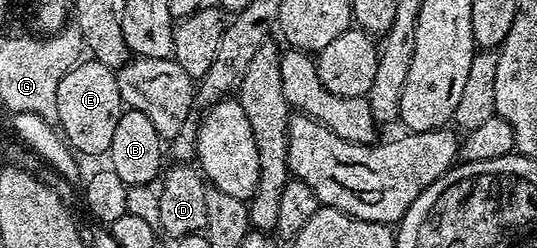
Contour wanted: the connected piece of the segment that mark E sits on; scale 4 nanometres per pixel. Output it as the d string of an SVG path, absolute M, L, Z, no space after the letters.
M92 57L70 67L73 68L66 75L64 72L57 81L57 123L60 134L74 152L104 156L111 145L111 137L115 137L115 125L119 125L123 110L117 72Z

